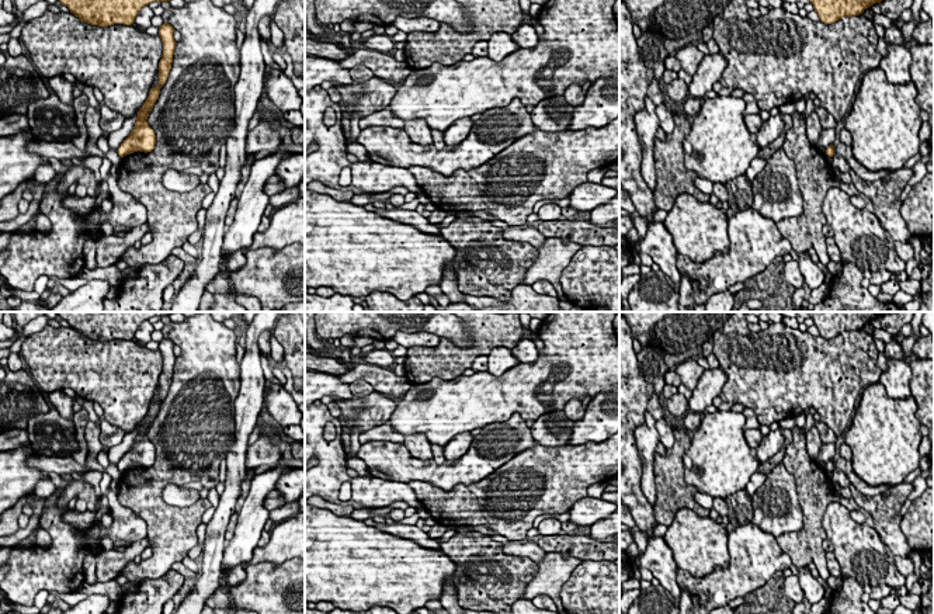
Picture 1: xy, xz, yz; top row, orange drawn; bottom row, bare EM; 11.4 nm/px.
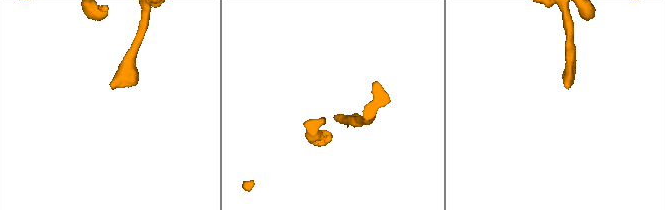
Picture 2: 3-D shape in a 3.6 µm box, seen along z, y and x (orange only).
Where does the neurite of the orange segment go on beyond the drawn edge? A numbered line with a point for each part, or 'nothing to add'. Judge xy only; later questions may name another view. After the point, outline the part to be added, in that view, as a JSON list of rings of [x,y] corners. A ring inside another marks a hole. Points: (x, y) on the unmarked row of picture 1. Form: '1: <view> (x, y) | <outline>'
nothing to add

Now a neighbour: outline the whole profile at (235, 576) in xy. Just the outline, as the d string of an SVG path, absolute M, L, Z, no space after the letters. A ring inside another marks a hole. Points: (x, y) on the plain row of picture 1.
M235 566L226 570L225 576L232 586L239 586L246 579L246 570L243 566Z

